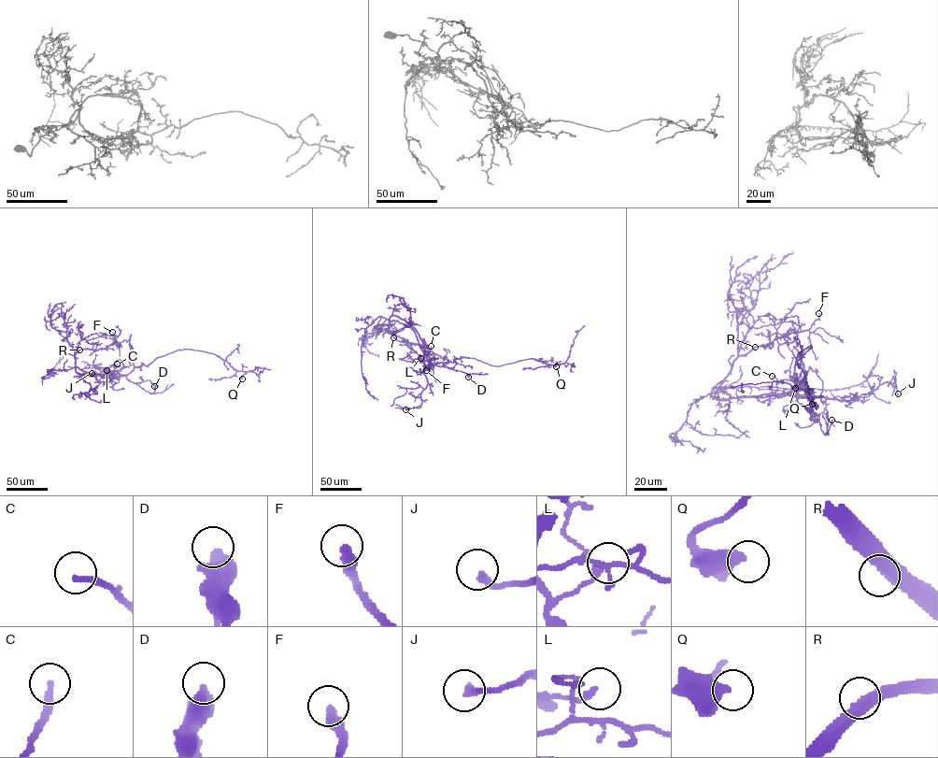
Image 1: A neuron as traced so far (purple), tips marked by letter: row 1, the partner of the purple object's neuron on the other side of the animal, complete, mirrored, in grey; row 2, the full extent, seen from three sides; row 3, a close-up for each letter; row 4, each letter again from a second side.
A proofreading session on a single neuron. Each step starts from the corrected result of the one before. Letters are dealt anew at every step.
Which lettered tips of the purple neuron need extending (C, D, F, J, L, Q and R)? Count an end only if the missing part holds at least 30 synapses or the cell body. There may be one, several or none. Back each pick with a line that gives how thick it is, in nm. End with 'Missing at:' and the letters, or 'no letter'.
C: calibre 240 nm
F: calibre 400 nm
Missing at: C, F

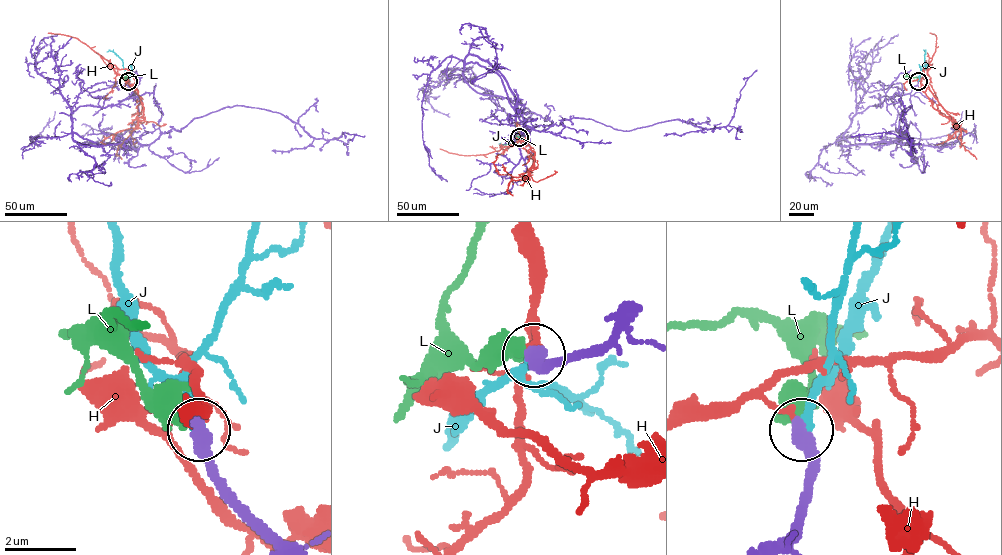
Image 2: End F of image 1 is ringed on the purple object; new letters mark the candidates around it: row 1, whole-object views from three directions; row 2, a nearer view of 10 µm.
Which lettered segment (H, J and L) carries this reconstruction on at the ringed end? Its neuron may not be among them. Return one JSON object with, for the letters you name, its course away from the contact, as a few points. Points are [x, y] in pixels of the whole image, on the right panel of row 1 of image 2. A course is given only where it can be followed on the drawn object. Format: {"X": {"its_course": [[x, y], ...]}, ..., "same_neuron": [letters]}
{"J": {"its_course": [[918, 81], [925, 67], [924, 52]]}, "same_neuron": ["J"]}

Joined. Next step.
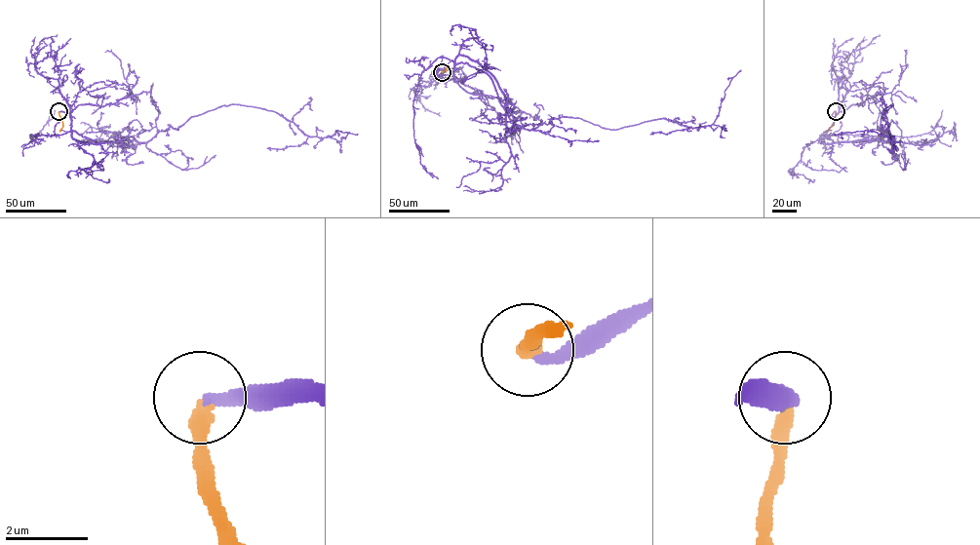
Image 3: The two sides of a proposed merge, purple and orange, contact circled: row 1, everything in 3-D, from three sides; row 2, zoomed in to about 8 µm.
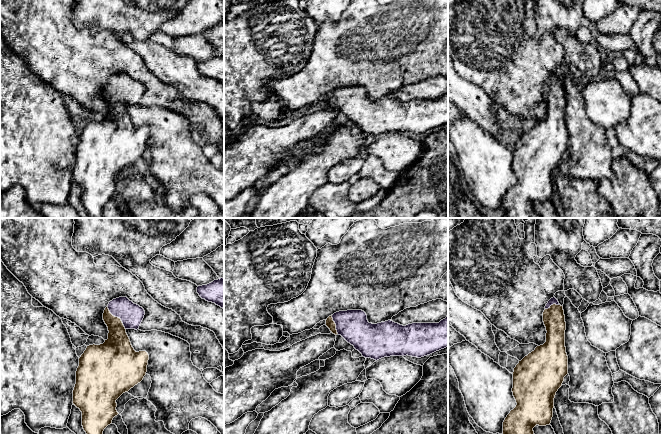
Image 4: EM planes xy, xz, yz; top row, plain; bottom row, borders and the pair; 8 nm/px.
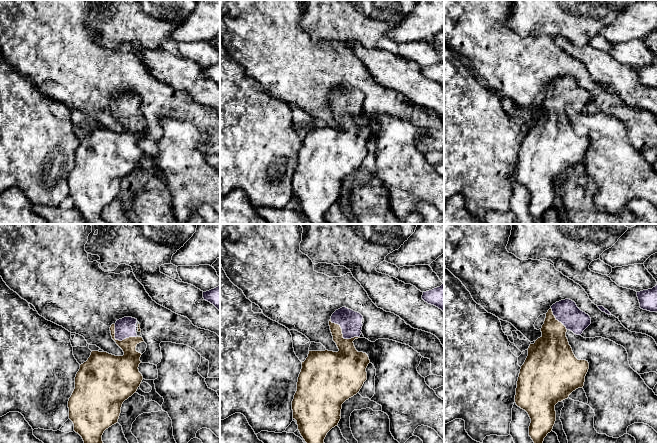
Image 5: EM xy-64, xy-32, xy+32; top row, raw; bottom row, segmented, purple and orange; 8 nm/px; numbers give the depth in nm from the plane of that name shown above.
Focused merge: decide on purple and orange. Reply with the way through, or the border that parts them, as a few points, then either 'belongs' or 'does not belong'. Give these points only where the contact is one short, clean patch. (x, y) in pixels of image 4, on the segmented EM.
runs through xy (131, 315), (117, 316), (117, 347); belongs

